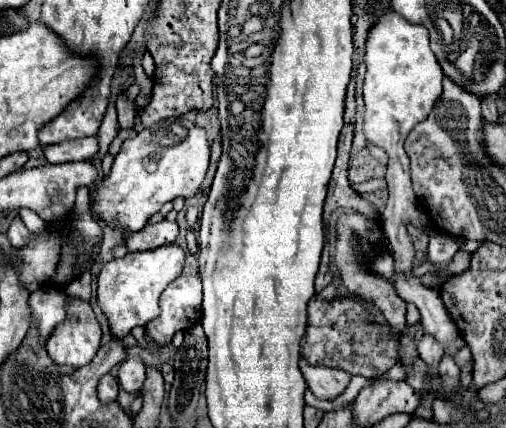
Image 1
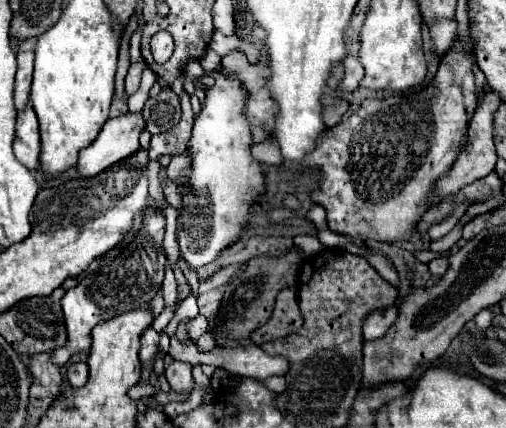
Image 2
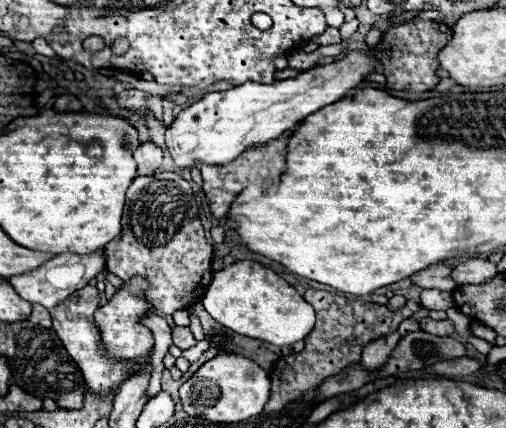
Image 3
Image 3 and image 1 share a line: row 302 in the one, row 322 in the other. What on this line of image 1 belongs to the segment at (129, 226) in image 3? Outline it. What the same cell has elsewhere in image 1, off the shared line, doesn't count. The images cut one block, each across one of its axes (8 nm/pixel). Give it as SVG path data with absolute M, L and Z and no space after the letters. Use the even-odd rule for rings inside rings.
M180 276L160 296L160 316L146 330L154 344L166 346L178 330L188 330L202 318L202 282L198 276Z

